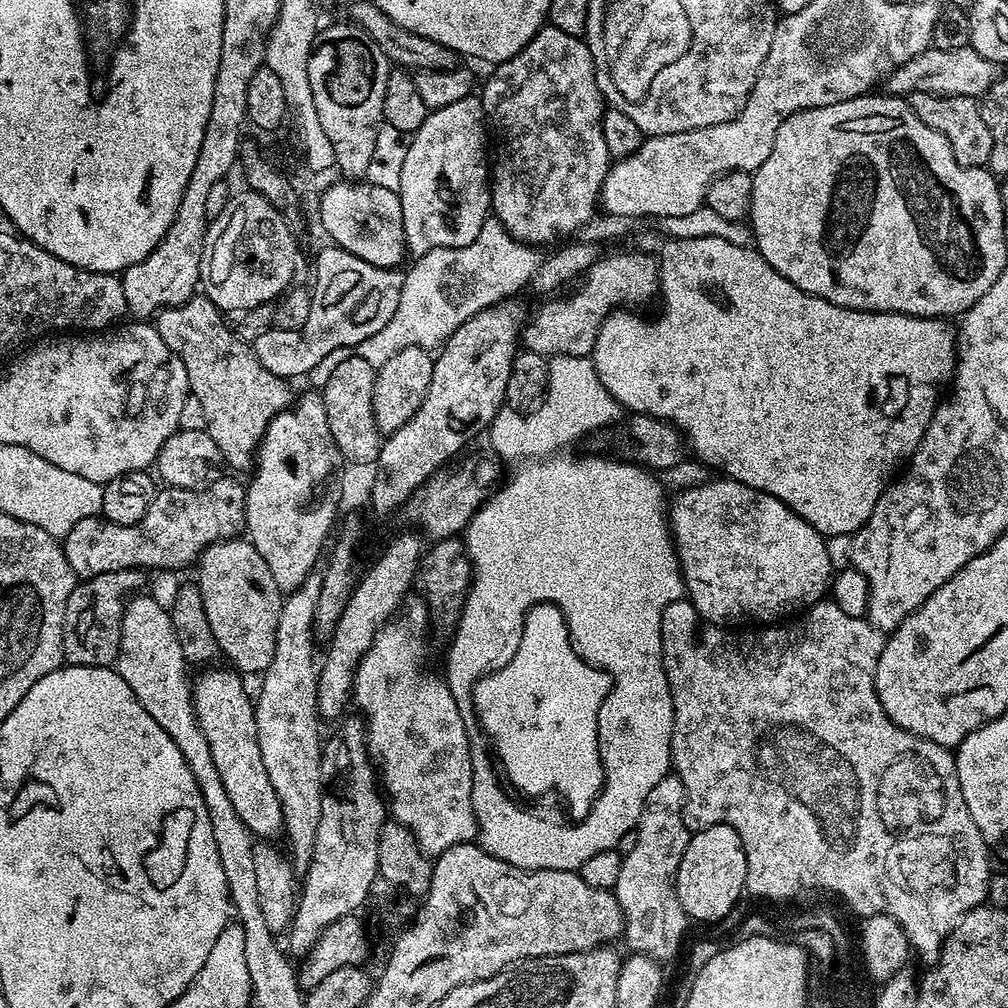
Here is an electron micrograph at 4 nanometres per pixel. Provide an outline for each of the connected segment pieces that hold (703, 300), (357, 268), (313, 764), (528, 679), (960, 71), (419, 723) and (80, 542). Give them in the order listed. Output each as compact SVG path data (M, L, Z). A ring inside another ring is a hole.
M657 231L646 232L638 240L637 244L643 251L655 254L658 257L660 266L660 290L659 299L664 299L664 309L660 312L657 320L647 320L644 316L635 316L632 310L617 310L610 313L602 322L602 326L598 330L598 338L596 344L590 353L590 363L598 370L598 378L602 378L602 384L606 386L606 390L610 390L610 394L616 399L621 409L627 410L629 413L635 414L645 412L648 416L653 416L659 420L666 420L675 426L681 436L686 438L687 447L690 449L691 455L699 460L702 464L707 464L709 469L718 471L727 479L737 480L746 486L754 486L754 490L762 490L766 494L770 494L774 498L778 498L786 506L790 506L790 510L794 510L794 514L798 514L806 522L810 522L810 526L814 526L814 530L818 530L821 536L825 538L833 538L832 536L851 537L852 533L858 529L870 518L870 514L874 510L874 506L878 502L878 498L884 493L885 488L892 483L894 477L901 471L902 465L912 459L912 455L916 452L916 447L922 442L922 438L926 434L926 426L930 426L930 418L934 414L936 405L942 399L942 391L940 387L947 385L954 375L956 367L956 346L958 343L957 333L954 331L947 319L937 318L935 316L907 316L906 314L898 314L897 312L859 312L853 308L843 308L834 302L826 302L826 298L818 298L811 296L808 292L798 290L798 286L794 286L794 282L790 282L782 274L778 274L778 270L774 270L774 266L770 266L770 262L766 262L766 258L762 258L755 247L743 248L734 242L730 242L726 238L690 238L683 242L673 242L671 239L662 237Z
M326 244L316 258L316 278L314 288L309 295L306 322L298 330L286 331L273 326L263 331L252 342L255 357L266 370L270 371L270 374L277 374L278 377L287 380L295 380L294 378L298 376L305 377L328 354L340 349L355 348L366 338L370 338L370 335L382 330L382 327L386 326L398 308L403 281L404 272L401 269L376 267L372 263L366 262L365 259L350 254L345 248Z
M313 574L306 578L306 582L302 582L302 586L298 586L293 592L284 596L284 605L282 606L282 614L278 620L278 638L274 642L274 662L270 662L270 666L262 673L264 680L260 684L260 697L257 695L254 700L256 709L256 734L258 736L258 750L262 750L262 762L266 765L266 774L270 777L270 783L274 786L274 794L278 794L278 802L282 802L282 816L284 818L283 835L288 836L288 844L292 847L290 851L290 859L292 861L292 870L297 874L307 872L312 856L316 853L316 833L321 831L324 820L324 784L320 781L320 723L322 717L320 709L316 707L316 695L318 694L318 660L316 656L316 648L312 645L314 641L314 606L318 606L318 594L322 594L322 575Z
M548 596L531 600L520 612L520 636L512 653L504 664L496 664L494 670L488 668L488 672L480 672L472 680L474 690L496 688L492 692L493 704L482 715L477 711L472 716L476 736L484 744L484 756L488 756L488 768L496 776L496 788L504 792L504 800L516 812L532 816L539 824L584 828L592 812L596 812L596 804L608 792L608 760L604 760L604 747L600 745L600 712L604 712L604 704L616 692L616 672L608 664L600 664L600 660L593 664L583 660L580 648L576 648L576 636L572 636L568 608L560 600L548 600Z
M971 46L962 50L938 50L929 47L922 54L910 58L902 66L889 72L886 77L887 91L891 95L907 98L914 92L933 92L936 96L971 96L983 97L994 81L1000 79L1001 69Z
M423 599L411 600L403 605L399 615L385 623L370 650L366 650L354 674L352 700L360 707L359 715L366 725L366 748L378 765L378 776L386 793L391 819L406 826L414 834L421 850L435 858L450 850L450 846L470 844L477 839L472 801L474 770L470 742L458 702L454 702L454 694L450 694L447 679L441 673L439 676L428 669L428 644L424 641L424 630L430 621L430 609Z
M228 476L221 480L213 479L197 489L161 487L154 502L150 502L150 510L146 510L146 514L137 524L109 524L103 515L82 518L82 522L78 522L78 526L74 526L70 534L62 537L66 562L70 562L70 566L80 578L121 570L181 570L180 568L186 567L191 560L193 563L200 553L214 542L239 537L245 531L246 488L243 483L231 480L236 478Z

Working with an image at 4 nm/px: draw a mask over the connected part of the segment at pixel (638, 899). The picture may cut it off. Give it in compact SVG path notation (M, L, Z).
M675 774L664 776L662 782L658 782L658 786L650 790L650 794L646 794L646 802L642 806L642 814L635 829L638 832L638 843L633 851L624 855L622 870L614 889L624 915L623 939L628 940L633 953L648 956L651 960L667 962L679 954L684 931L690 927L689 918L682 910L682 902L678 902L676 893L676 875L682 862L682 854L686 854L690 829L684 824L684 787Z

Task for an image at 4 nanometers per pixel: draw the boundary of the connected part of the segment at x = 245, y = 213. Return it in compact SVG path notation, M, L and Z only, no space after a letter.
M237 191L228 199L226 210L210 221L204 236L204 259L200 265L202 292L225 314L230 310L250 310L254 306L273 303L289 287L287 284L296 272L297 237L294 231L265 197L256 191L243 191Z

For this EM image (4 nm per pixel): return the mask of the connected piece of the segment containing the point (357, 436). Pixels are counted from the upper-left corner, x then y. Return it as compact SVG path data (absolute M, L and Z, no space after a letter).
M355 354L345 355L338 366L334 366L332 372L327 373L323 381L322 395L326 406L326 422L330 422L330 434L334 434L334 442L338 446L341 457L348 464L371 464L375 465L380 446L382 443L382 433L378 422L374 416L374 382L376 381L376 369L366 362L366 358Z

